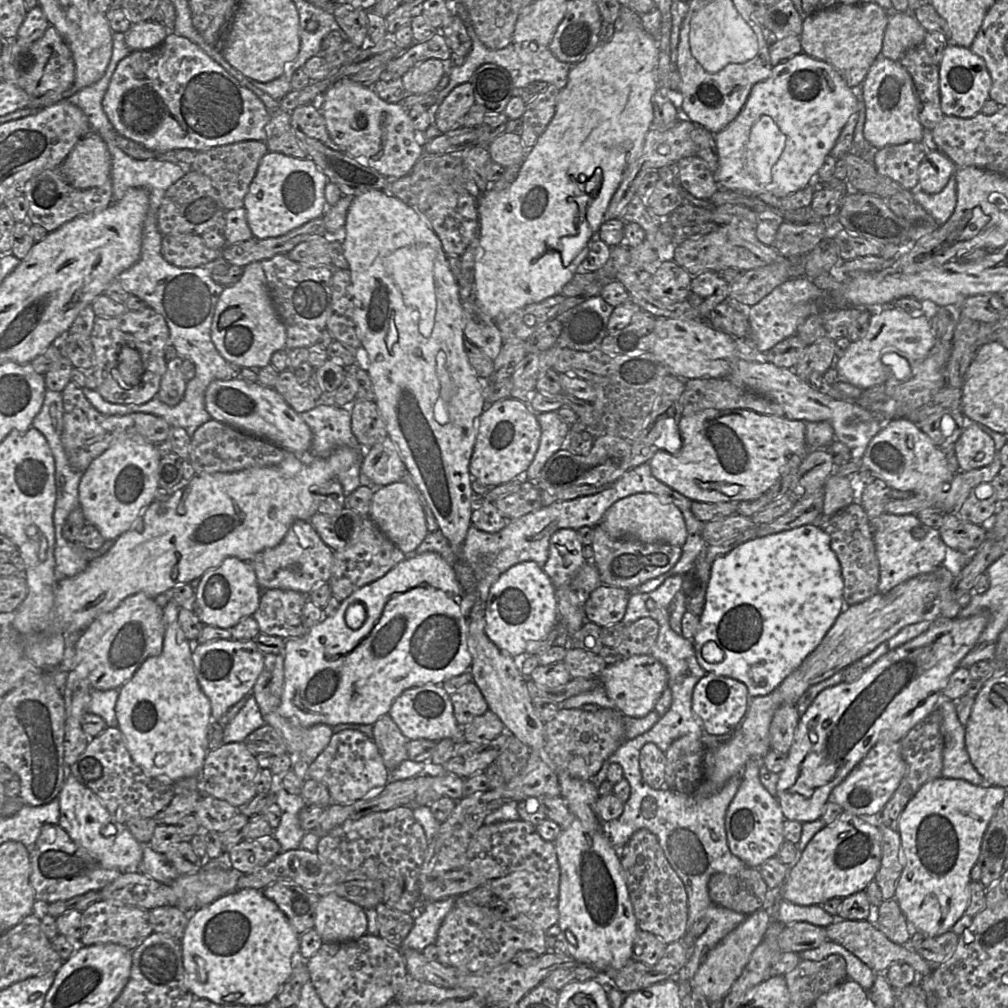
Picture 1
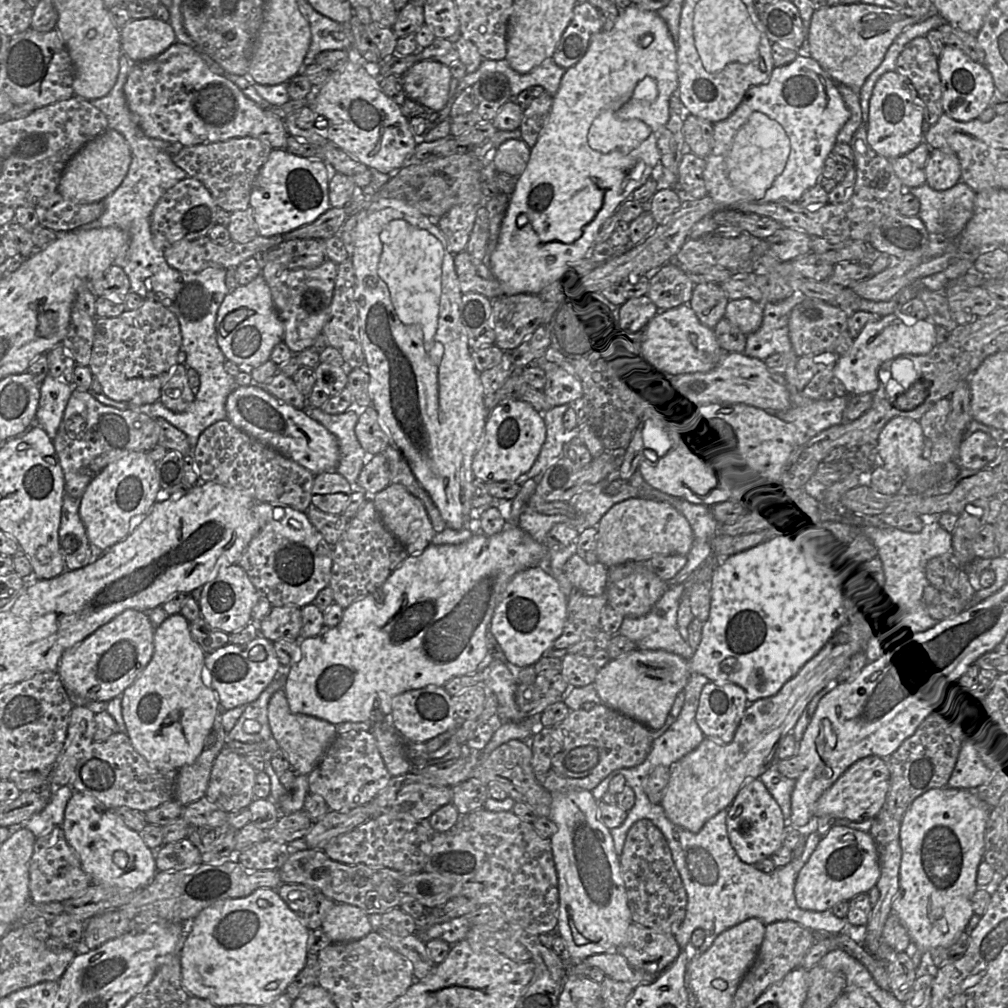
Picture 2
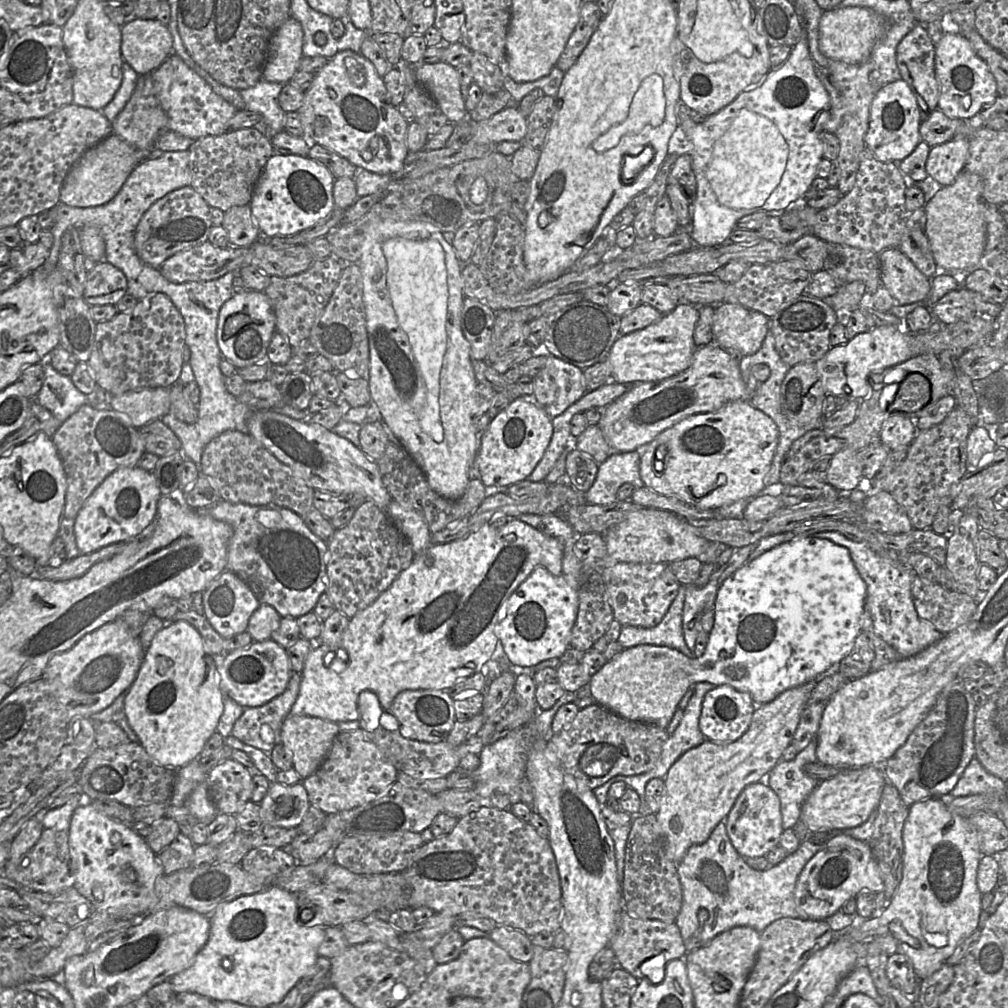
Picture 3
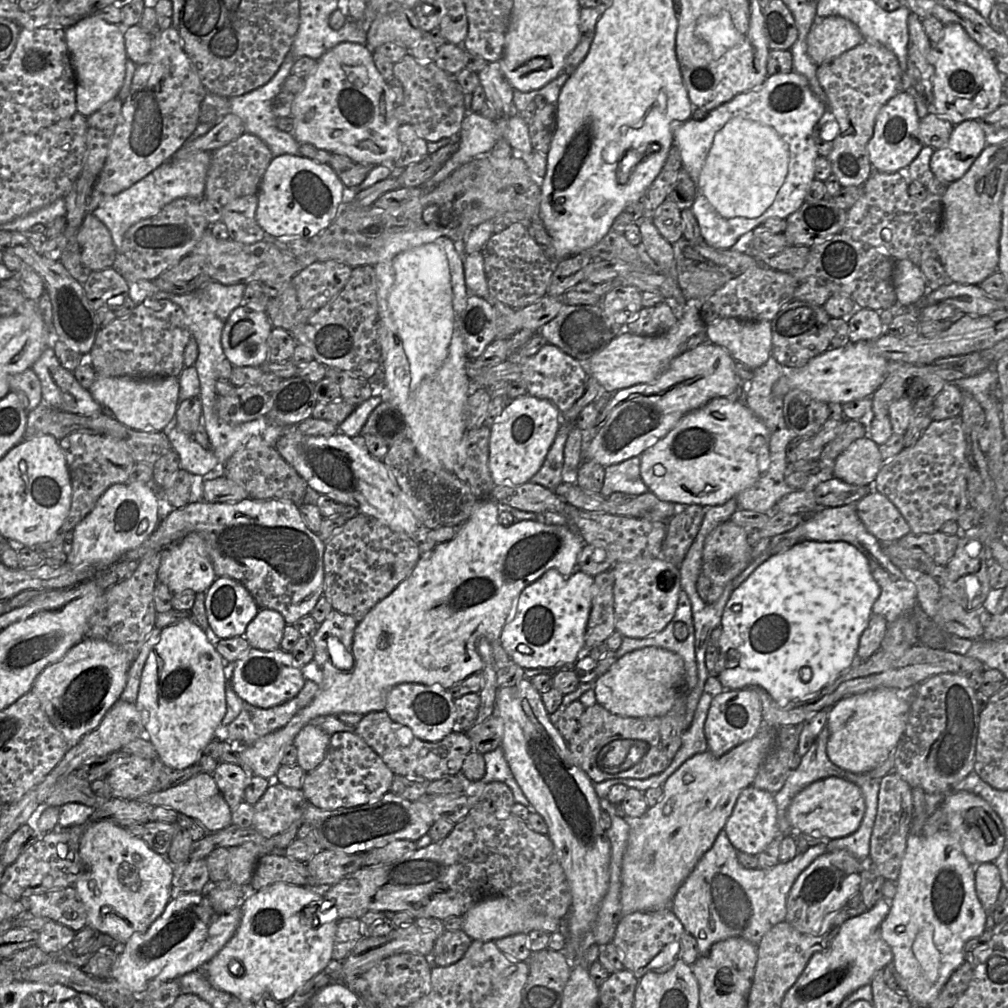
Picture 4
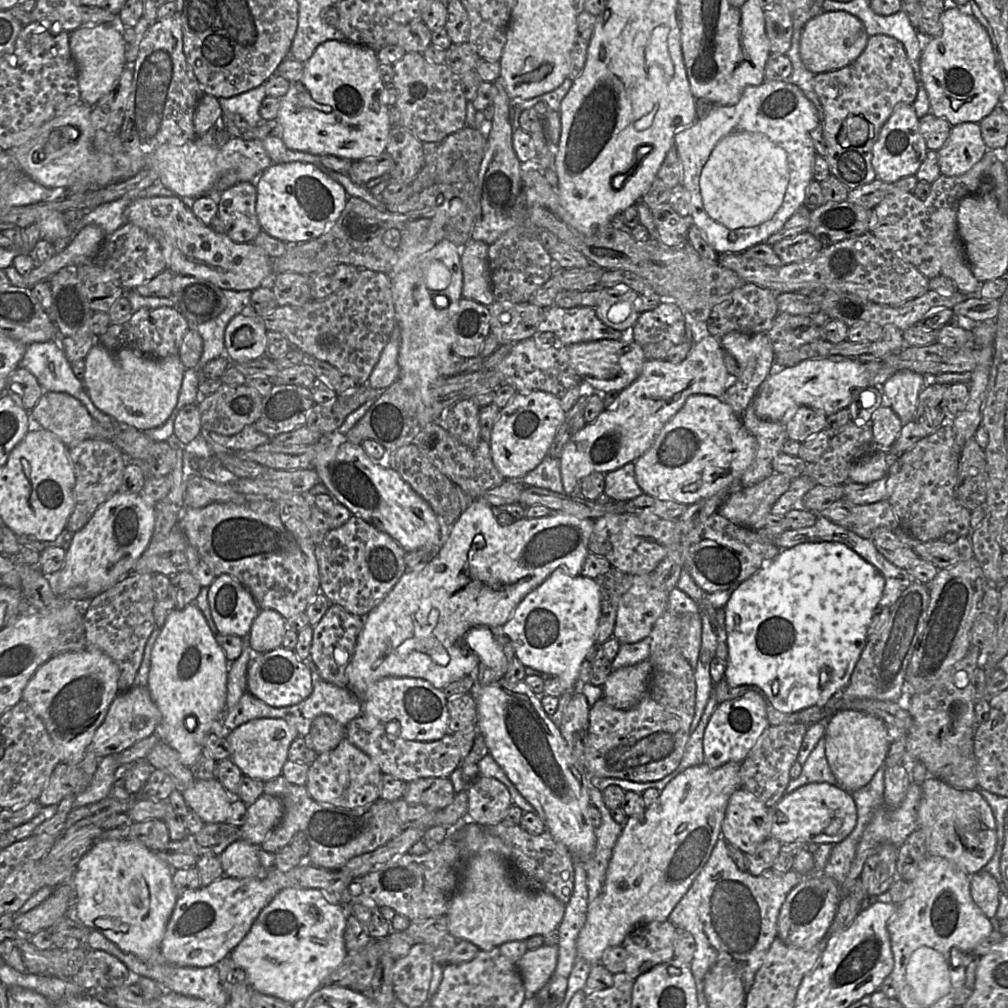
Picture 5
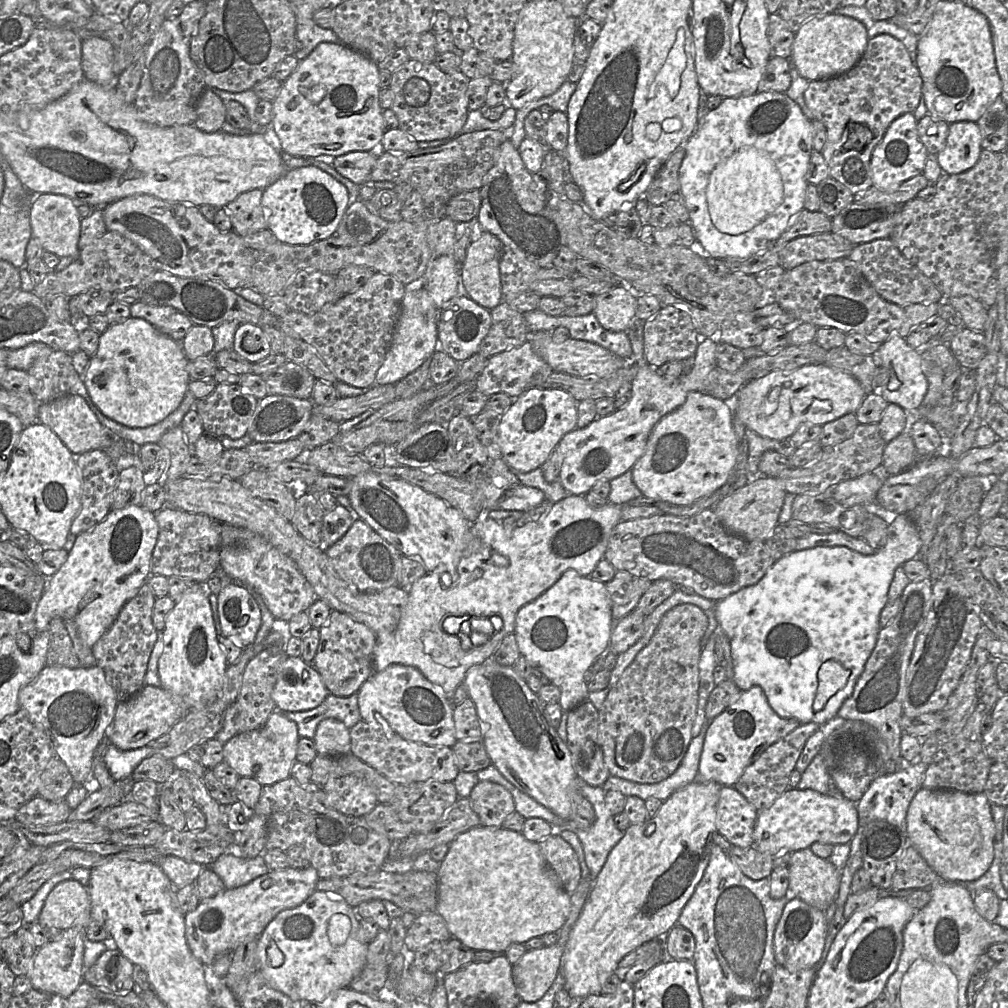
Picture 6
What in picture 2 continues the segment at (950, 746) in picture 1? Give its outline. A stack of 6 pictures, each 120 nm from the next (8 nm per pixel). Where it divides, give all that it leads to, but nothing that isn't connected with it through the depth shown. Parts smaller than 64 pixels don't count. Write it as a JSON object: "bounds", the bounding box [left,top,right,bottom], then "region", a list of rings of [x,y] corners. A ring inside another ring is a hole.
{"bounds":[947,723,994,790],"region":[[[968,723],[967,736],[966,739],[964,740],[962,749],[957,758],[955,767],[953,769],[953,772],[948,781],[947,786],[949,788],[955,789],[975,790],[977,787],[988,783],[992,779],[993,774],[994,772],[983,763],[983,761],[978,755],[976,745],[972,739],[972,736],[970,736],[969,733],[969,723]]]}

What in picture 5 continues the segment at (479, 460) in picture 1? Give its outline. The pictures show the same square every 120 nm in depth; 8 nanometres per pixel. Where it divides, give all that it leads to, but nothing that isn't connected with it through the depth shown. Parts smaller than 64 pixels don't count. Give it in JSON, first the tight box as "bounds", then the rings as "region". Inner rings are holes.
{"bounds":[491,391,566,480],"region":[[[533,391],[528,395],[518,393],[505,408],[501,409],[492,431],[491,454],[499,473],[506,480],[522,480],[537,468],[549,454],[565,418],[566,412],[556,396],[544,391]]]}

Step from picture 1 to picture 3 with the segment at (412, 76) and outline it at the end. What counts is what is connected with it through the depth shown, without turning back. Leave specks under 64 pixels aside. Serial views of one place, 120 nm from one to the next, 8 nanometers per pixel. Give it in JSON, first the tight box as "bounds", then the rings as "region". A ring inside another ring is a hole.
{"bounds":[415,61,468,123],"region":[[[444,61],[415,66],[417,81],[429,92],[447,117],[448,122],[459,123],[468,118],[465,100],[456,68]]]}

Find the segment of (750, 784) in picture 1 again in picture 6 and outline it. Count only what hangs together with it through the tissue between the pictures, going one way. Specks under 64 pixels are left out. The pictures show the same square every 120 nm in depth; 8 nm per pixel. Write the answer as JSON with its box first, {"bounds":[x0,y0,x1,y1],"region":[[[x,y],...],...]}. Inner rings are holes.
{"bounds":[717,786,758,847],"region":[[[722,786],[717,803],[718,832],[731,844],[751,847],[758,810],[734,786]]]}

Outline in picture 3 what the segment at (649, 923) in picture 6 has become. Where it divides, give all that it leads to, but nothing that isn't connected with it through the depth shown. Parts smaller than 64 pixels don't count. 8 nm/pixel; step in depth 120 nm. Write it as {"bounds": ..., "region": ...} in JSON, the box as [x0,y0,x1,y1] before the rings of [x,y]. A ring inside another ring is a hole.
{"bounds":[655,681,817,864],"region":[[[817,681],[790,688],[773,701],[757,705],[748,730],[738,740],[716,743],[706,739],[671,766],[664,777],[664,794],[655,816],[664,833],[666,856],[674,864],[682,861],[691,846],[705,843],[717,824],[725,821],[744,788],[764,780],[782,760]]]}

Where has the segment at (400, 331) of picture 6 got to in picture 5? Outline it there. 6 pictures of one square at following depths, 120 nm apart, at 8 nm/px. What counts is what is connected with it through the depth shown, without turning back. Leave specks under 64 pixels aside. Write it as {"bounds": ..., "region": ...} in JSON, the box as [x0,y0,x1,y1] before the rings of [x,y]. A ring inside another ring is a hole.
{"bounds":[368,325,401,390],"region":[[[398,325],[395,326],[390,340],[384,348],[379,362],[374,367],[368,385],[376,390],[386,390],[400,375],[398,354],[401,344],[401,332]]]}

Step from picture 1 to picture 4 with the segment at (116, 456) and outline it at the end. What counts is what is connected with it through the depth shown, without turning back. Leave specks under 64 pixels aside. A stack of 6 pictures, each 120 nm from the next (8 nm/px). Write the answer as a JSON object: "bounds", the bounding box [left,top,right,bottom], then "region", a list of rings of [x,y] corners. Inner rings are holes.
{"bounds":[67,483,159,568],"region":[[[151,483],[113,484],[98,499],[93,510],[73,529],[73,547],[67,563],[73,567],[107,568],[120,561],[126,552],[140,546],[155,531],[159,522],[157,492]]]}

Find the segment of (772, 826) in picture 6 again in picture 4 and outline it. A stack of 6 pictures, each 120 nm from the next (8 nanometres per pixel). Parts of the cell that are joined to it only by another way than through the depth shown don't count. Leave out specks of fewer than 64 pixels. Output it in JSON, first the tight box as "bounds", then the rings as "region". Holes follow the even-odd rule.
{"bounds":[788,777,865,839],"region":[[[828,777],[801,790],[788,807],[788,818],[794,833],[836,839],[848,836],[859,828],[865,813],[860,788],[845,779]]]}

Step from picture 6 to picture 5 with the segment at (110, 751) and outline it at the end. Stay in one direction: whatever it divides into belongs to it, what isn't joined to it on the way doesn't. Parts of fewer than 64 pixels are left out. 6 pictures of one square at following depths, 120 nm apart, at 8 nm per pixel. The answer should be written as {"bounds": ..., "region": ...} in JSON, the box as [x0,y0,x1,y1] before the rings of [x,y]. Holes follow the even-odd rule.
{"bounds":[73,754,119,808],"region":[[[118,754],[99,758],[99,764],[91,783],[82,793],[75,797],[73,808],[93,804],[109,797],[115,783],[115,773],[119,766]]]}

